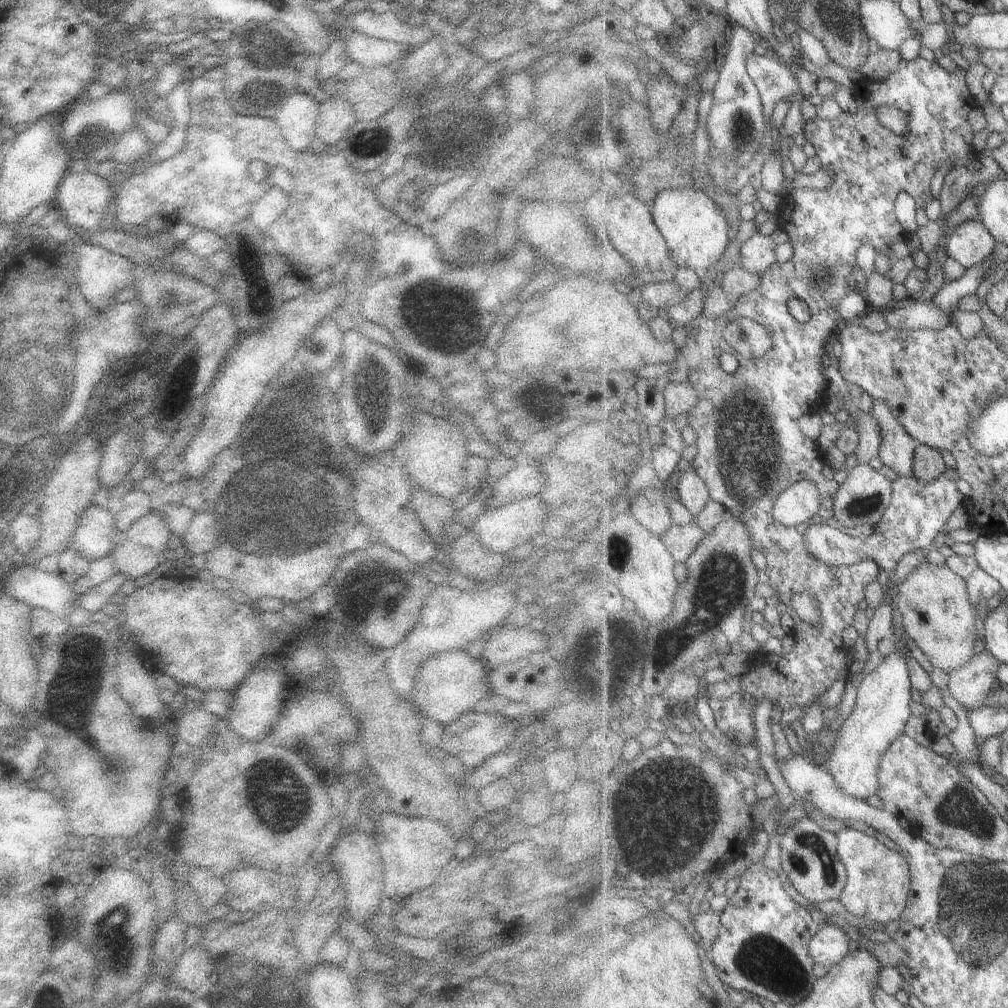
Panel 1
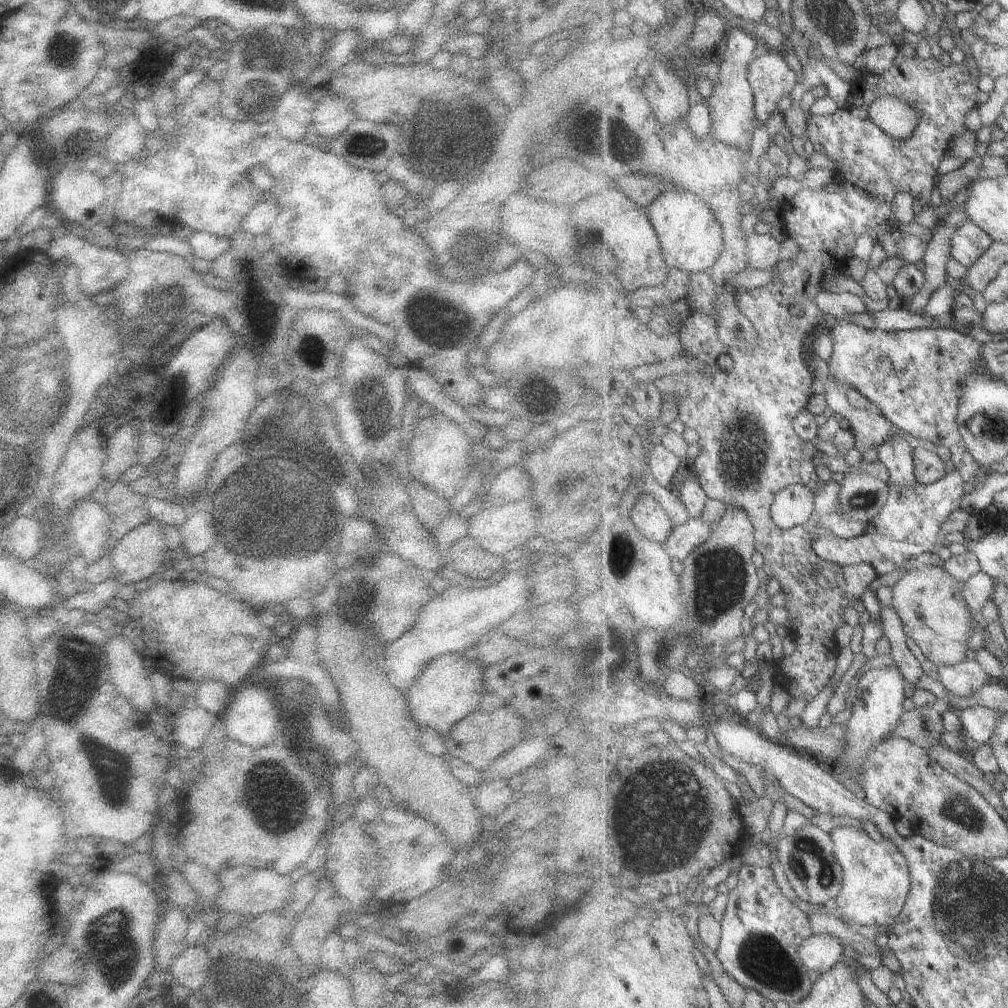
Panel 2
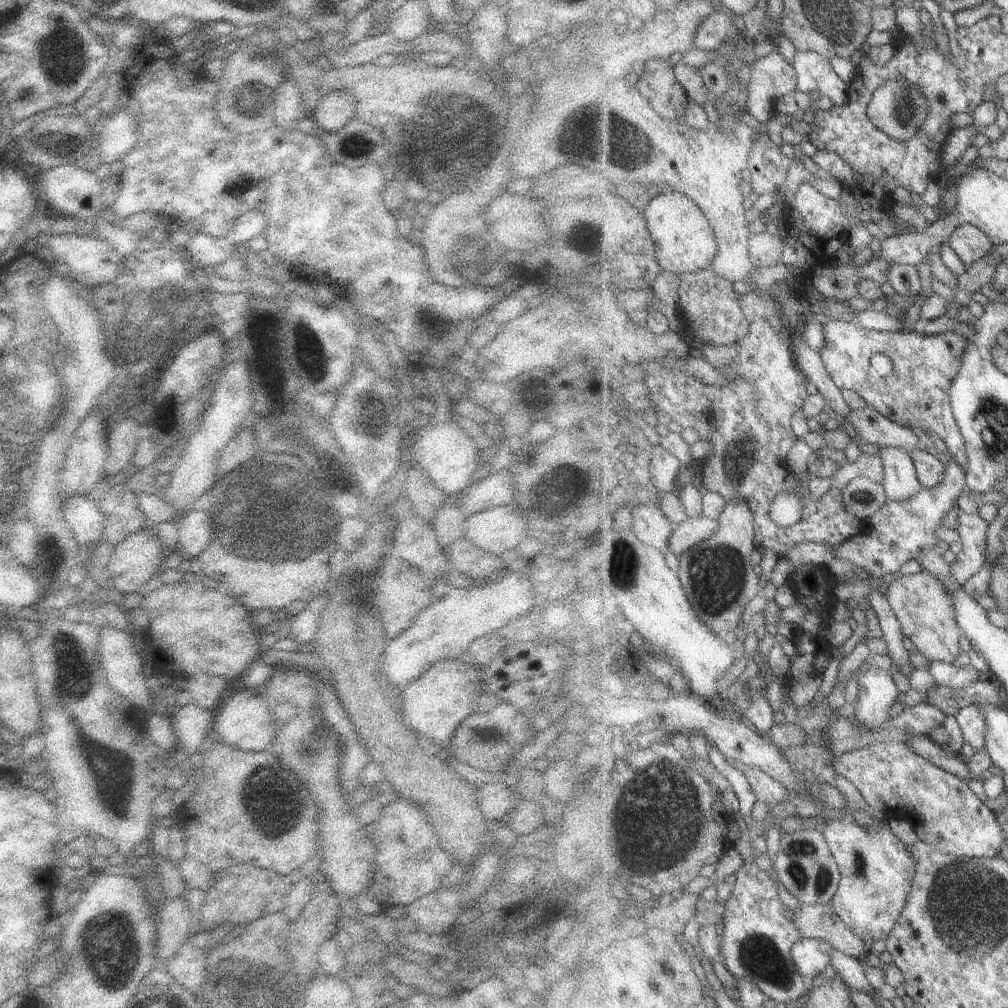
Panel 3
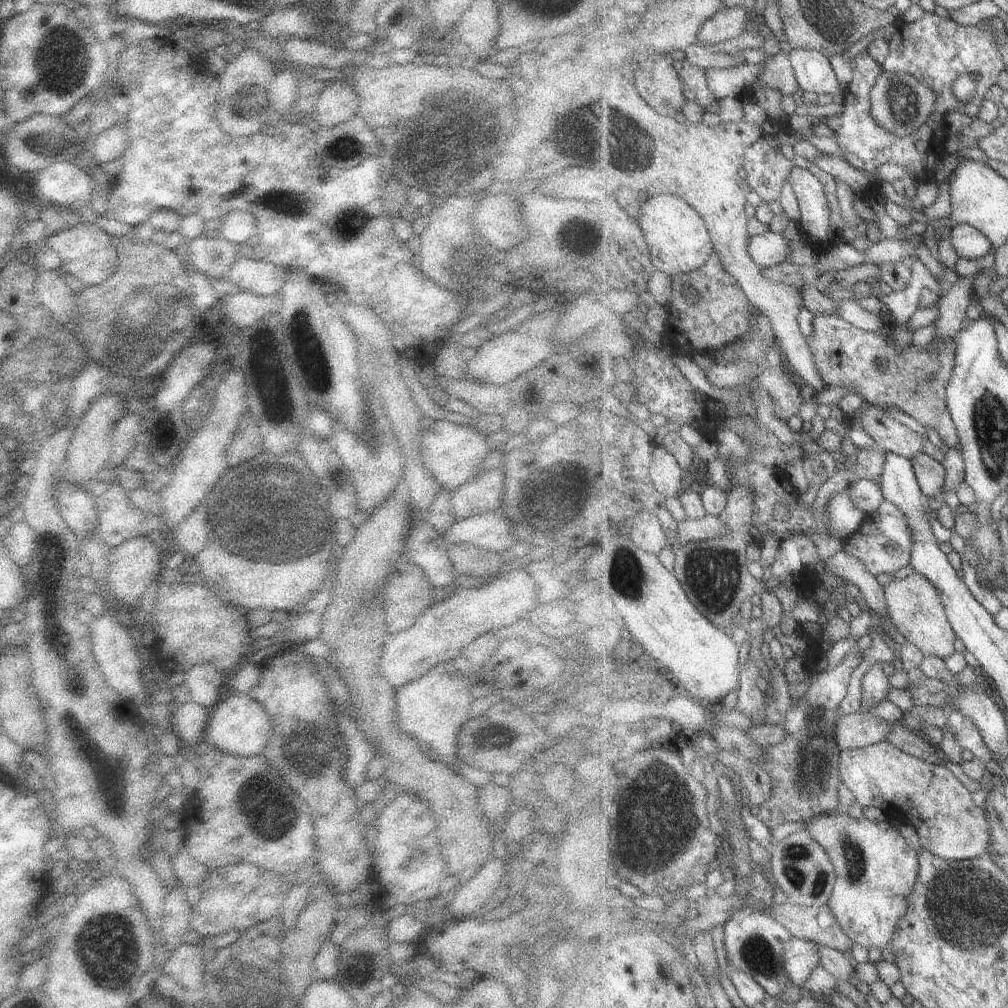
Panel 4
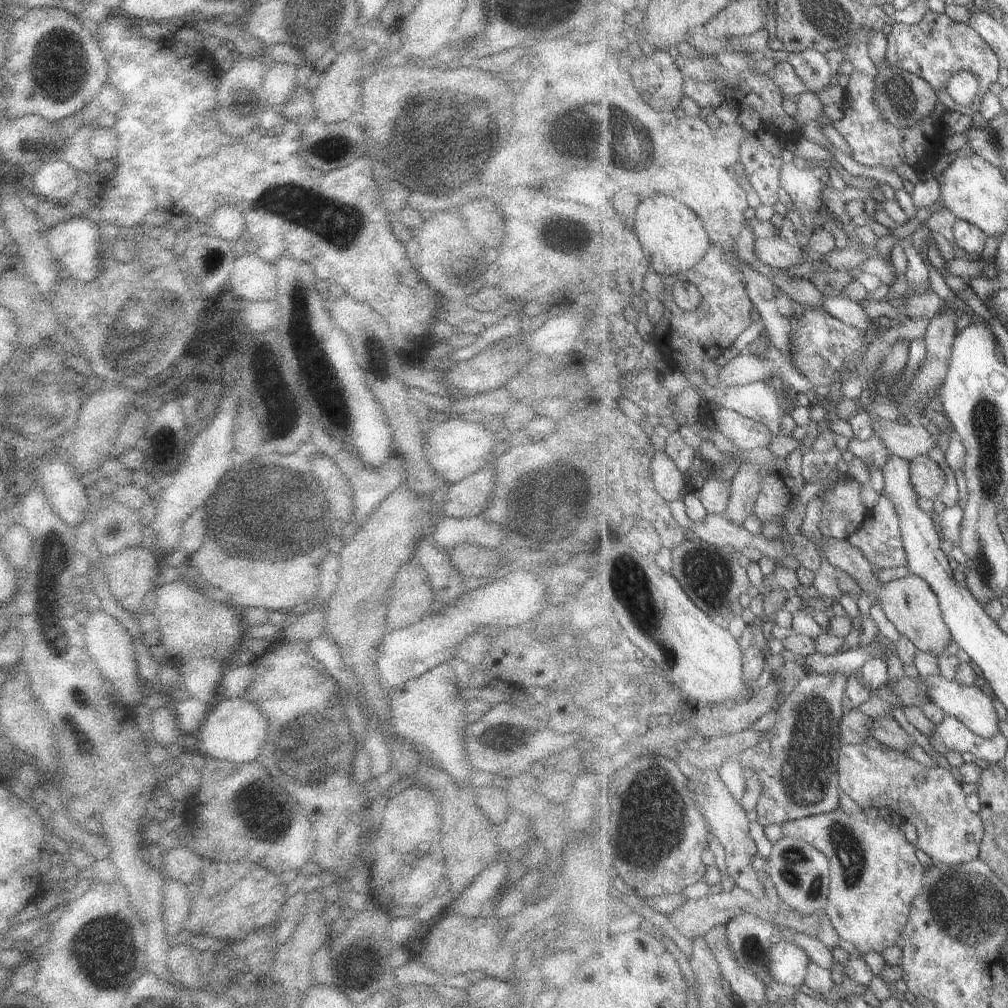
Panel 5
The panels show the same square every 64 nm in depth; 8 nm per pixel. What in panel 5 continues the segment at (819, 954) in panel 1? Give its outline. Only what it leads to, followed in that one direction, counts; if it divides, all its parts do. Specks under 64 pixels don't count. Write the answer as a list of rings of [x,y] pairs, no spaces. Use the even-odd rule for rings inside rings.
[[[782,940],[779,944],[774,945],[768,950],[768,962],[766,963],[766,967],[772,974],[773,982],[780,984],[783,983],[799,988],[799,986],[806,981],[807,969],[811,963],[812,958],[802,946],[791,941]]]

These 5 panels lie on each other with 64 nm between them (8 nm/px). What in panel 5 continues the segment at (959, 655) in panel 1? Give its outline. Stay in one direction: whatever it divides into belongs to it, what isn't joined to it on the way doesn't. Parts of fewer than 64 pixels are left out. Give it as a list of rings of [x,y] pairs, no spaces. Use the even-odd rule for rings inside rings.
[[[909,572],[907,576],[884,583],[879,606],[900,635],[913,642],[918,651],[936,655],[954,641],[936,591],[919,575]]]

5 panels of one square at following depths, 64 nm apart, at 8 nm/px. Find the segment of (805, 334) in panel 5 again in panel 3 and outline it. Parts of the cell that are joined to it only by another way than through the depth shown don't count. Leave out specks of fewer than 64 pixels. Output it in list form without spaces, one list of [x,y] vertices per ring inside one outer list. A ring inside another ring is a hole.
[[[819,318],[823,325],[825,347],[821,350],[822,359],[835,384],[842,390],[858,392],[869,405],[874,406],[883,416],[893,419],[900,425],[919,428],[932,438],[940,438],[947,446],[954,460],[967,474],[968,454],[965,441],[960,433],[952,409],[950,389],[957,374],[960,373],[964,354],[968,348],[968,340],[955,331],[947,331],[934,335],[925,335],[916,331],[878,331],[860,327],[845,319]],[[875,354],[883,354],[892,360],[893,370],[890,376],[881,377],[871,366],[871,358]]]

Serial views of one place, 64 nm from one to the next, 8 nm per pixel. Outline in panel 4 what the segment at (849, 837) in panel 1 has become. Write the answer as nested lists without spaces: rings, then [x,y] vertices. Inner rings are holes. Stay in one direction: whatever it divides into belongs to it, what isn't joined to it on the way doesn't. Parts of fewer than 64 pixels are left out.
[[[831,813],[823,818],[812,818],[805,821],[807,831],[813,838],[828,850],[833,864],[836,866],[837,880],[828,905],[843,930],[853,942],[867,948],[888,948],[896,933],[900,920],[904,918],[909,906],[914,886],[920,876],[920,859],[916,848],[911,848],[905,838],[895,830],[890,820],[871,822],[867,817],[858,819],[849,815]]]

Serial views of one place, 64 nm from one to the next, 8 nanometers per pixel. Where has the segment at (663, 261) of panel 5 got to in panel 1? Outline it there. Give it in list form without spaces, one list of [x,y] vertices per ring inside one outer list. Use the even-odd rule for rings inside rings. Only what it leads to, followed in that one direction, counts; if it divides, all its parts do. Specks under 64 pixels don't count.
[[[693,186],[661,191],[653,201],[653,218],[680,267],[704,273],[721,260],[731,244],[731,222],[725,208]]]

